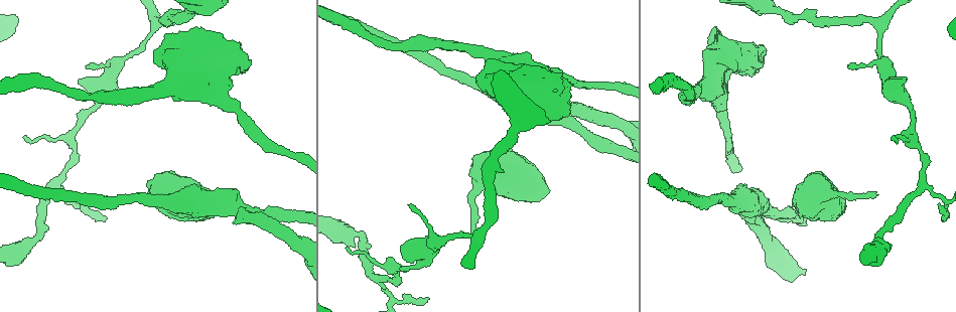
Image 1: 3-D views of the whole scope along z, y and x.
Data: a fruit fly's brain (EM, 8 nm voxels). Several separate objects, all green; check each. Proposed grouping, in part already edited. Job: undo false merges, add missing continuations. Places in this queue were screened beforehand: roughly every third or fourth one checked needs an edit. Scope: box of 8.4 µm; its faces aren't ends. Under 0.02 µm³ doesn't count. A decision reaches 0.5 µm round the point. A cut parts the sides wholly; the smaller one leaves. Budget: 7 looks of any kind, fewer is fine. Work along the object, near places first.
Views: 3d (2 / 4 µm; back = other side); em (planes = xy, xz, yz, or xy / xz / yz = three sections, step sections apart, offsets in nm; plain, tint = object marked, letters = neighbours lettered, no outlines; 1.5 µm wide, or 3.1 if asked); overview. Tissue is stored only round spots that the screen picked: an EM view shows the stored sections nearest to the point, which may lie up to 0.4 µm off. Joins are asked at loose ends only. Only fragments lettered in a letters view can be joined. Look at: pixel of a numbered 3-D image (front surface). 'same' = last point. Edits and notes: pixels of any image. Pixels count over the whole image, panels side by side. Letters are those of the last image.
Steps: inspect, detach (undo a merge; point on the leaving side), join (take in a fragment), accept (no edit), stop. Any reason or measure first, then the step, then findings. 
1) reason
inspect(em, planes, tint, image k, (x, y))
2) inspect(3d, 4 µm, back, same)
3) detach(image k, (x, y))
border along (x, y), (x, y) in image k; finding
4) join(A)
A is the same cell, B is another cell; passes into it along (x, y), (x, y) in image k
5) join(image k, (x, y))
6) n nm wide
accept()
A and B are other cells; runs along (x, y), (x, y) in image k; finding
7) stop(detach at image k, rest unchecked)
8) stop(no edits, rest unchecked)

calibre changes
inspect(3d, 4 µm, image 1, (718, 107))

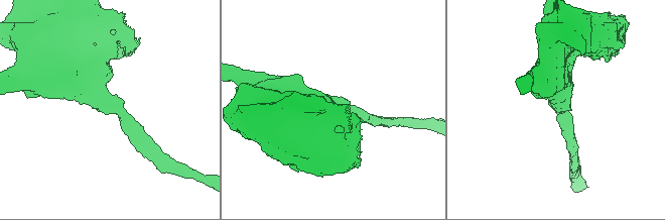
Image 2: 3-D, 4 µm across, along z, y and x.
arms of 200, 500 nm
inspect(em, xz, step 4, tint, image 2, (118, 106))

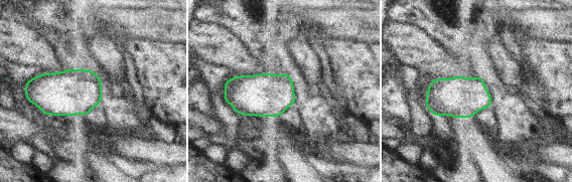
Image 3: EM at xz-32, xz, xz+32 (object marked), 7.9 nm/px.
cut it another way
inspect(em, planes, letters, same)

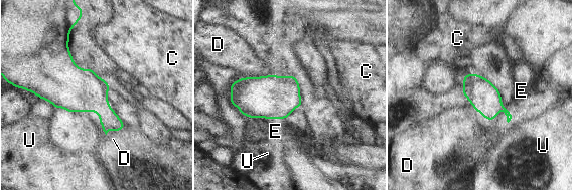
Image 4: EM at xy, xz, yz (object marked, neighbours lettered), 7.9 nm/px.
D touches over 460 nm
accept()
C, D, E and U are other cells; one neuron here

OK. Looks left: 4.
an open end
inspect(3d, 2 µm, image 1, (874, 192))

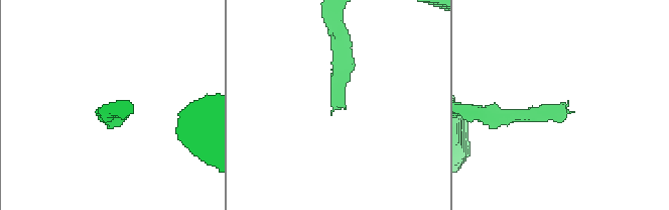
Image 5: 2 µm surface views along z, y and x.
inspect(em, xy, step 8, letters, image 5, (345, 108))

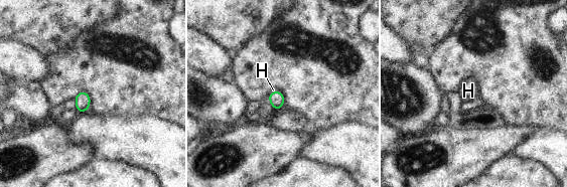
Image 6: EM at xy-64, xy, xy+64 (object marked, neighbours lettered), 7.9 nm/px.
another direction
inspect(em, planes, letters, same)

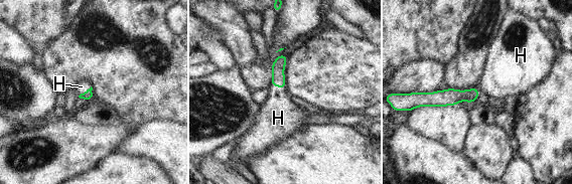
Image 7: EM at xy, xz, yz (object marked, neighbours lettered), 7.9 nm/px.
join(H)
H is the same cell; passes into it along (87, 96), (85, 92), (82, 86) in image 7; the neuron continues

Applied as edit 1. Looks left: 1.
stop(join at image 7, rest unchecked)

